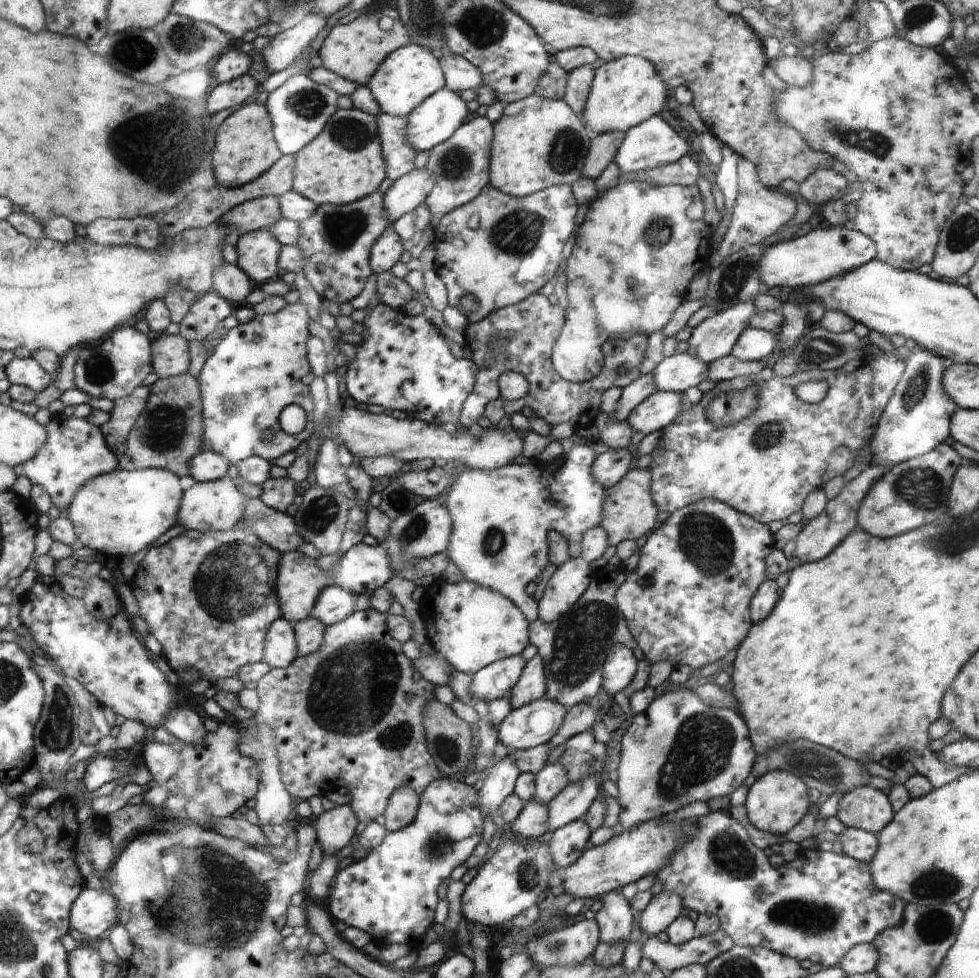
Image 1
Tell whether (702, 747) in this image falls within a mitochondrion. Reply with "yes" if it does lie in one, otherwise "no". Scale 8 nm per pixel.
yes

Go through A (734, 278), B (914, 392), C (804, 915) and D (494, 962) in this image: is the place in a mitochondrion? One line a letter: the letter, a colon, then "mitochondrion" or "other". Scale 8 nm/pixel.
A: mitochondrion
B: mitochondrion
C: mitochondrion
D: other

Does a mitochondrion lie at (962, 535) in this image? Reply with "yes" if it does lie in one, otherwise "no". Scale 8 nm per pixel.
yes

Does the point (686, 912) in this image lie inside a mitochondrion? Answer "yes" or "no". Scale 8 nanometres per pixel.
no

